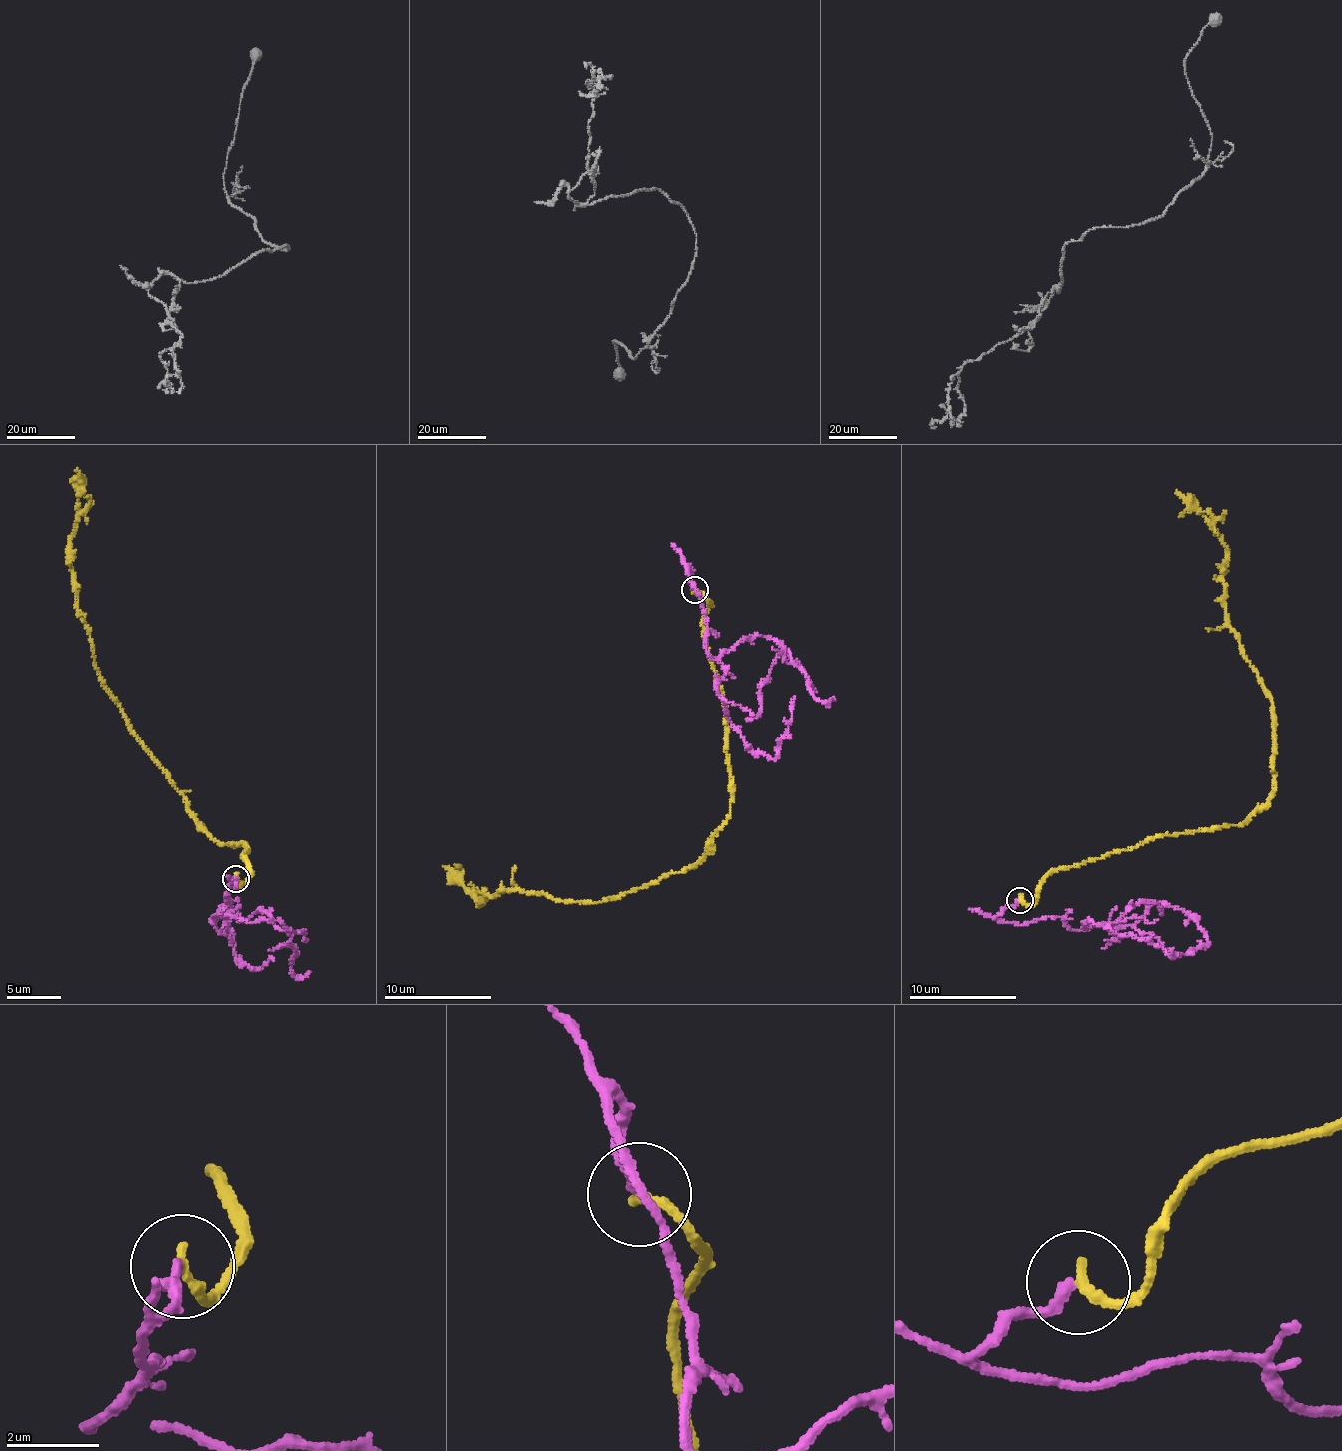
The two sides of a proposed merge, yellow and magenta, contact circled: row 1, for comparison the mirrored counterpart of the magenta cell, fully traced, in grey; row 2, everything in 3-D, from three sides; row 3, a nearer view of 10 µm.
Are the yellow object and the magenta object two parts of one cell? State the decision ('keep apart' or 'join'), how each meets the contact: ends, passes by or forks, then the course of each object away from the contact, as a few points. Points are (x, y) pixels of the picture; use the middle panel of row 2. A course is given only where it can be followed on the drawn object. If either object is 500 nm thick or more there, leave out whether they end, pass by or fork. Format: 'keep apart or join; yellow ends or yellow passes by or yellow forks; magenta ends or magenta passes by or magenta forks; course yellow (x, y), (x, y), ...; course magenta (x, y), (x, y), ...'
keep apart; yellow ends; magenta ends; course yellow (694, 589), (709, 601), (729, 774), (730, 818), (706, 854), (605, 901), (511, 888), (476, 904), (444, 867); course magenta (694, 589), (707, 627), (706, 651), (724, 672), (717, 684), (745, 744), (775, 758), (795, 696)

